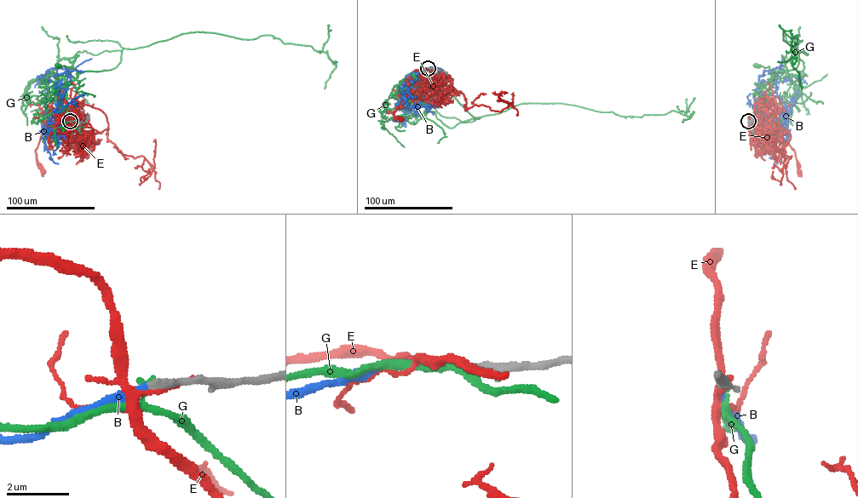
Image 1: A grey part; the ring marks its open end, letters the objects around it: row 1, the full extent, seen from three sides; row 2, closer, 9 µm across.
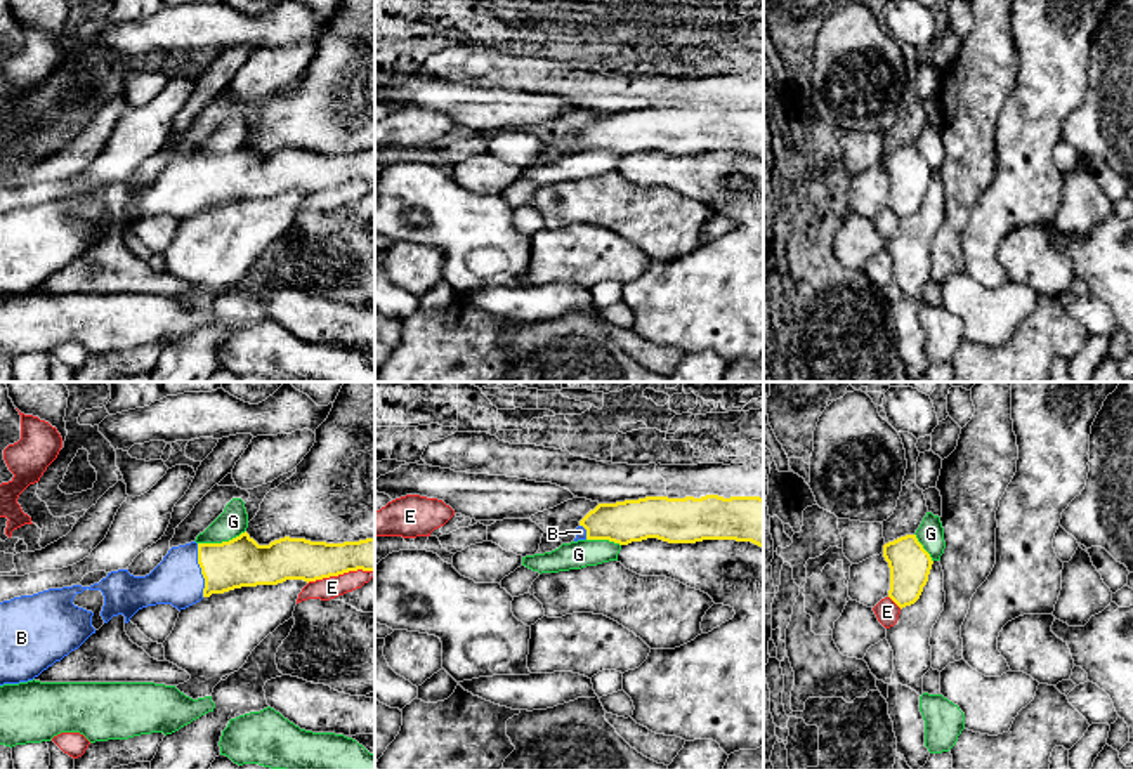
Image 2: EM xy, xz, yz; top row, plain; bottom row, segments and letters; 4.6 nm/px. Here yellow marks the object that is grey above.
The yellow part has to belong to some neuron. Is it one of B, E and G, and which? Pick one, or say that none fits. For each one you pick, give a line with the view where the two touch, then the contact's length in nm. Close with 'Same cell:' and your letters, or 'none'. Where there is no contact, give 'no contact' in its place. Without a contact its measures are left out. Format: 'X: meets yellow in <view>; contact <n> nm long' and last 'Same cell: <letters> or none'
B: meets yellow in xy; contact 260 nm long
Same cell: B

